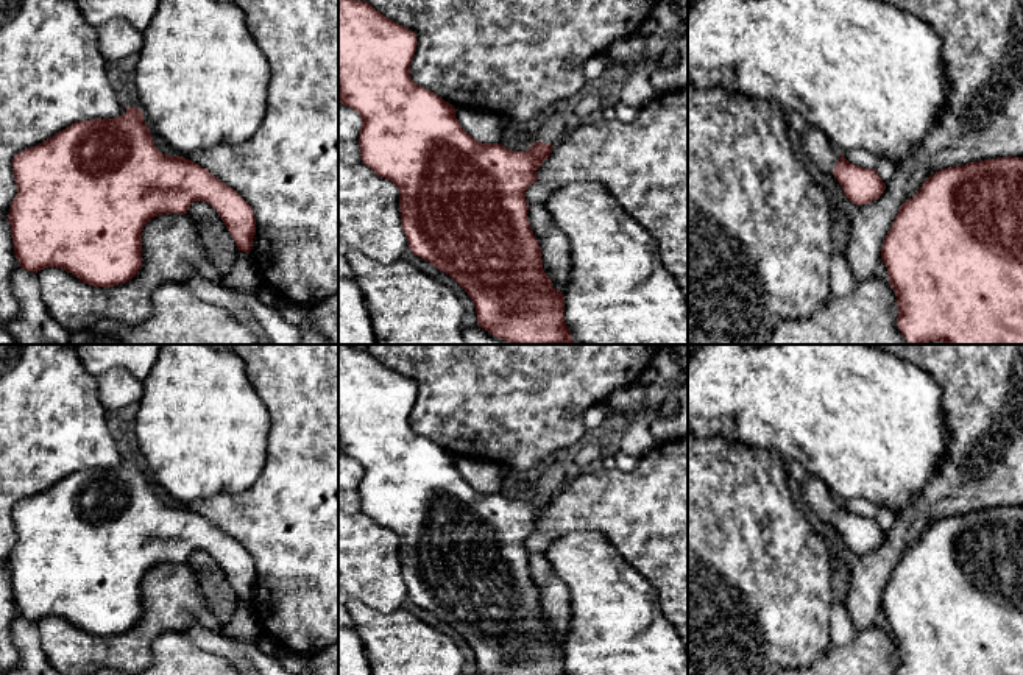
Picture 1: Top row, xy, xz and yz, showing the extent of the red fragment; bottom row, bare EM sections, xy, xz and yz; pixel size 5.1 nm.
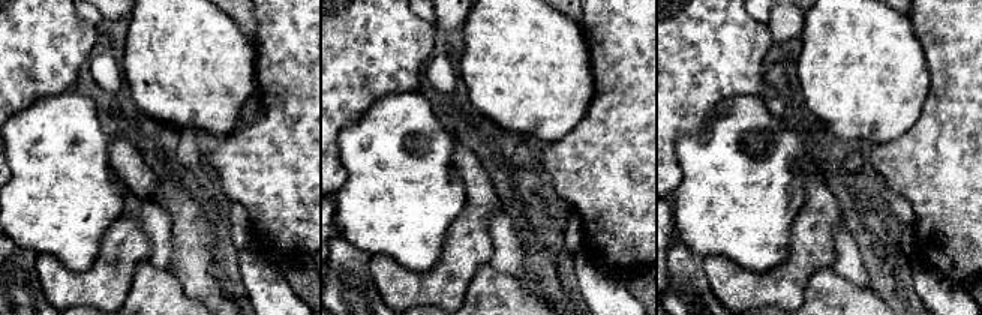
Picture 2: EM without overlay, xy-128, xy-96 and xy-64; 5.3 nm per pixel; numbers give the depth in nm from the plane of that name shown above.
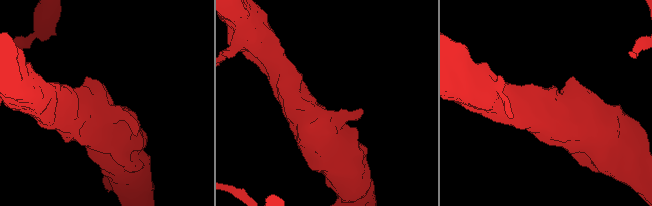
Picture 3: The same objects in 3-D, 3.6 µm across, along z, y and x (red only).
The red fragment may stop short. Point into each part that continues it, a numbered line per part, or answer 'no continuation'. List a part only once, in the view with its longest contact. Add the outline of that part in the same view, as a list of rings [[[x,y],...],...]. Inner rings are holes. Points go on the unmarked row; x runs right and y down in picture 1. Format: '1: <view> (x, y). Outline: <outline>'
1: yz (814, 493). Outline: [[[808,474],[800,483],[802,502],[823,522],[833,522],[841,504],[833,497],[828,486],[816,475]]]

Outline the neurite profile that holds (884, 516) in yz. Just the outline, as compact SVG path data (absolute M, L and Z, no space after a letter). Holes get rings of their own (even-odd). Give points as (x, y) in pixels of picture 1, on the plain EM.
M878 507L873 518L887 535L895 522L897 514L887 507Z

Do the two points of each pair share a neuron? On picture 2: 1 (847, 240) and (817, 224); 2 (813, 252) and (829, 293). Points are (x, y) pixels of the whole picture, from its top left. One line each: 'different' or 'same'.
1: different
2: different

